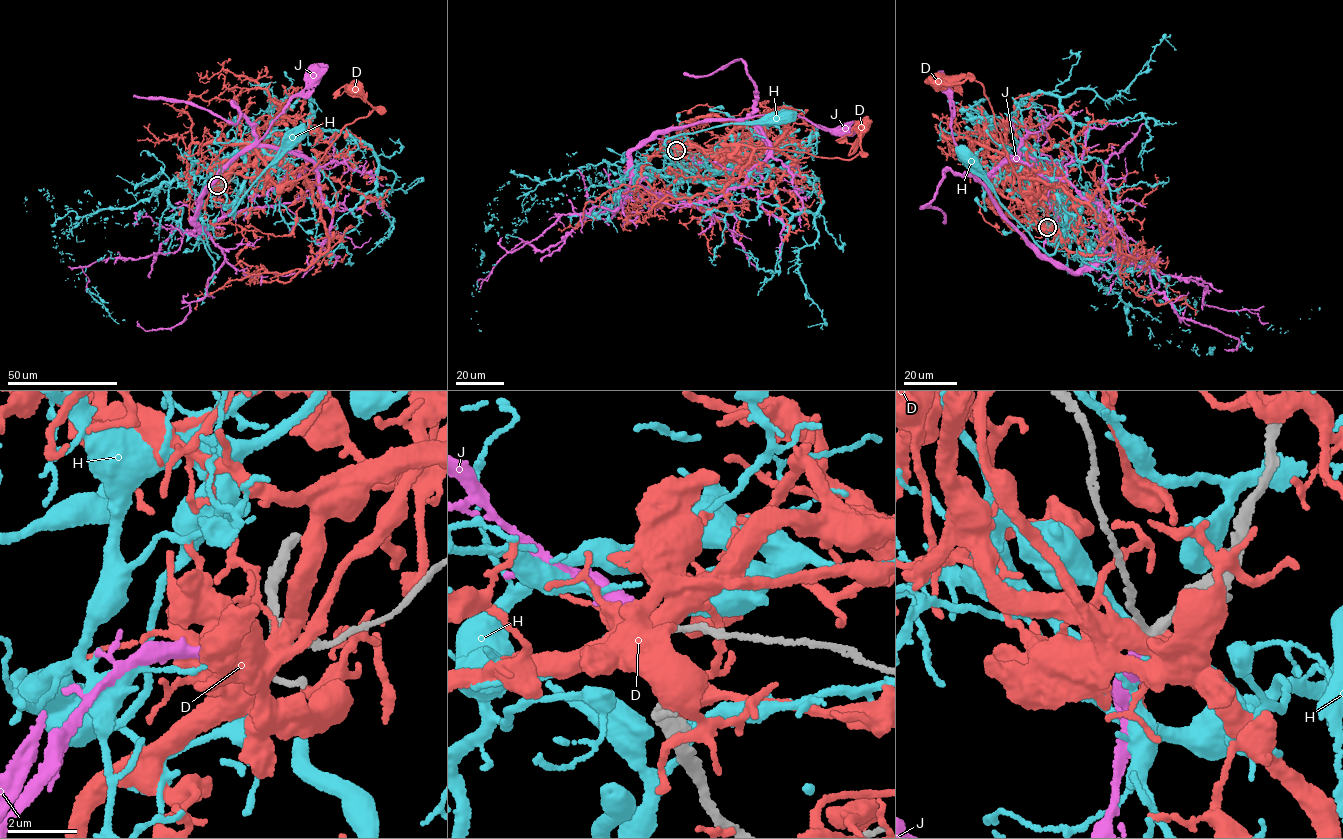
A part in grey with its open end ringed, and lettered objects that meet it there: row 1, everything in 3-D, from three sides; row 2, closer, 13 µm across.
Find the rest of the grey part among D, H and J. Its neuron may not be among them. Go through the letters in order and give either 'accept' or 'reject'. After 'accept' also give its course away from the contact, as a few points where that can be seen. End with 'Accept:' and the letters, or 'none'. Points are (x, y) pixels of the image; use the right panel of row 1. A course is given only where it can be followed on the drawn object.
D: reject
H: reject
J: accept; it runs (1048, 227), (1044, 254), (1008, 222), (960, 153), (950, 127), (945, 84)
Accept: J

